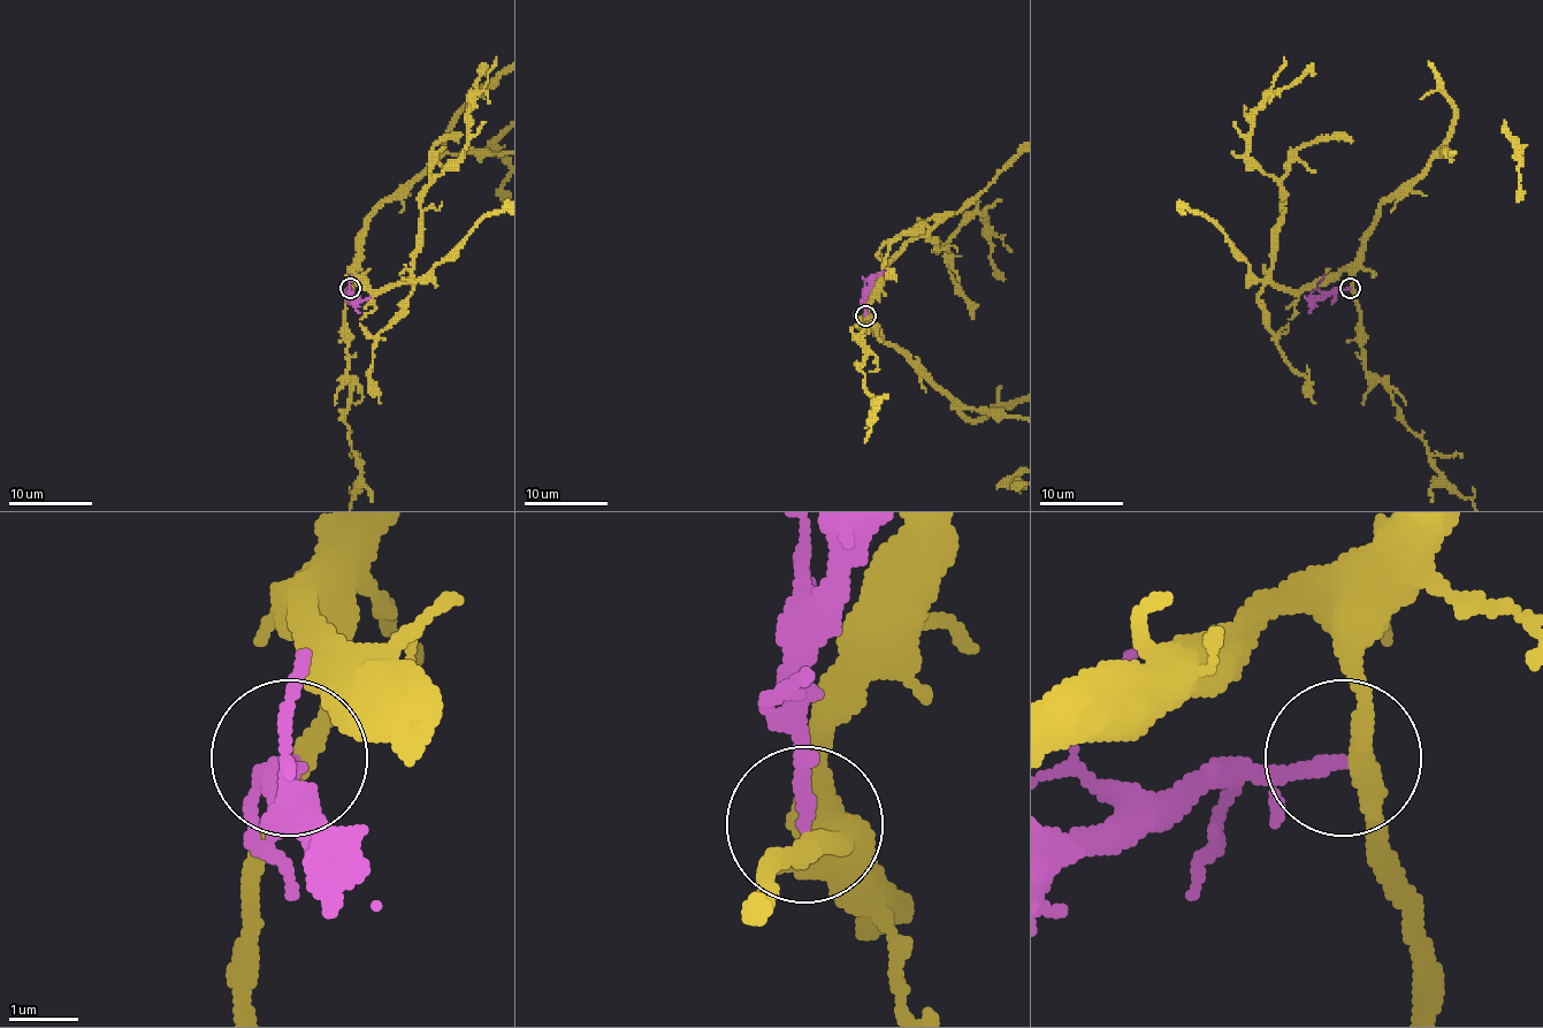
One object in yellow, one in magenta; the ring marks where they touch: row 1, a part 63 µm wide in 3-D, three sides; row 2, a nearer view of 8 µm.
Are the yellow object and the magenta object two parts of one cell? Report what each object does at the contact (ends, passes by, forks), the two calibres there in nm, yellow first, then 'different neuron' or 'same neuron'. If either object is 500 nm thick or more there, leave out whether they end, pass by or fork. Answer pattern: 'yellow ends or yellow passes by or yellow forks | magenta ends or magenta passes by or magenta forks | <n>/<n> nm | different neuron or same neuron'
yellow passes by | magenta passes by | 300/150 nm | different neuron

